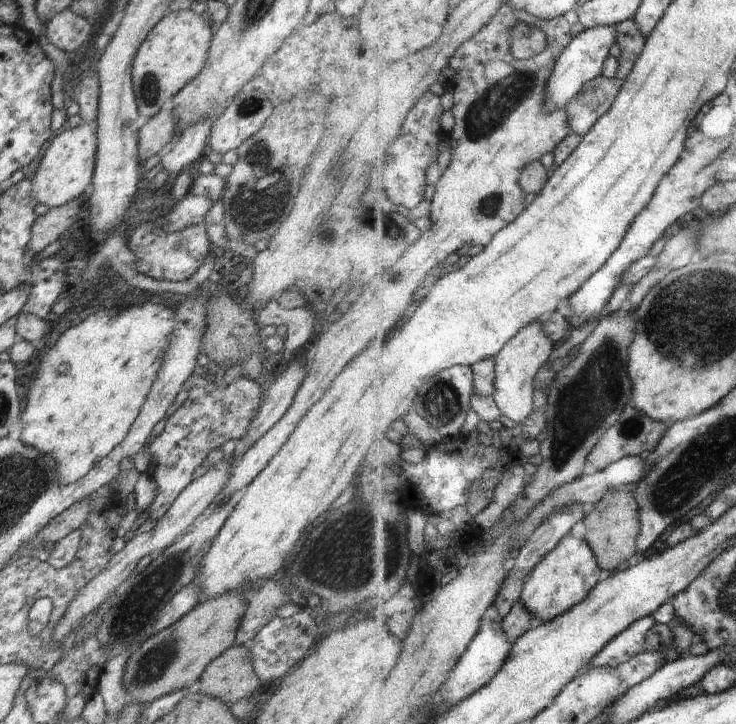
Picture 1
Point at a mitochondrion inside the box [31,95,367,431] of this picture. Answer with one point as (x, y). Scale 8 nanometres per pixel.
(259, 204)

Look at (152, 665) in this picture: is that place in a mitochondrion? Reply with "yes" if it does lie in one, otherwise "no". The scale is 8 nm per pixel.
yes

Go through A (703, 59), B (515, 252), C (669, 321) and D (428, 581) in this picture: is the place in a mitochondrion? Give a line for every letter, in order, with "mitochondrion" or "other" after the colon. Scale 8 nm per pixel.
A: other
B: other
C: mitochondrion
D: other

